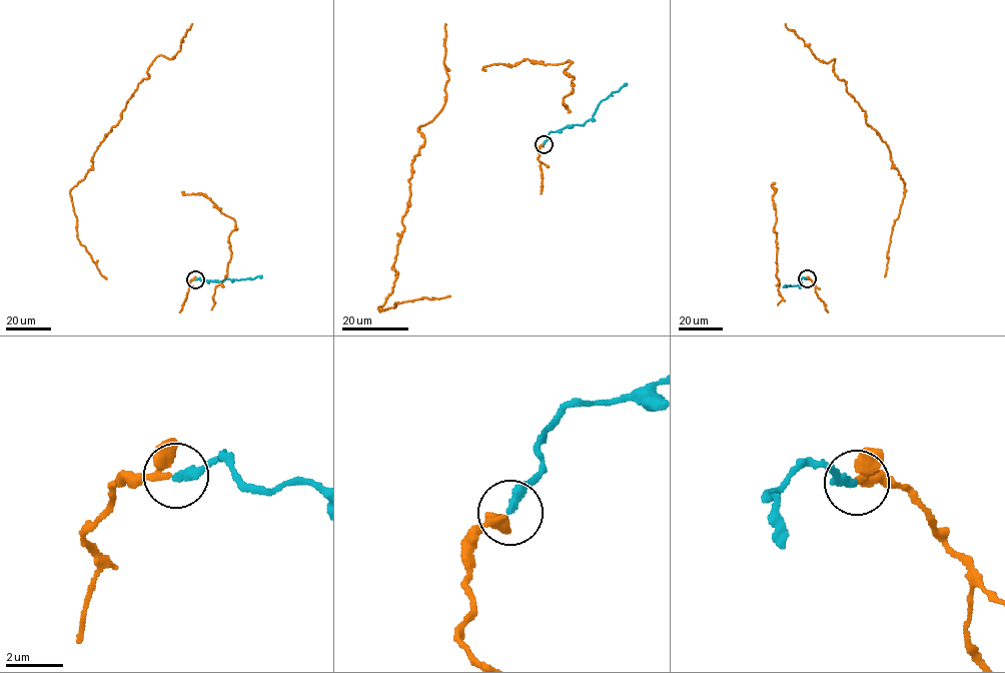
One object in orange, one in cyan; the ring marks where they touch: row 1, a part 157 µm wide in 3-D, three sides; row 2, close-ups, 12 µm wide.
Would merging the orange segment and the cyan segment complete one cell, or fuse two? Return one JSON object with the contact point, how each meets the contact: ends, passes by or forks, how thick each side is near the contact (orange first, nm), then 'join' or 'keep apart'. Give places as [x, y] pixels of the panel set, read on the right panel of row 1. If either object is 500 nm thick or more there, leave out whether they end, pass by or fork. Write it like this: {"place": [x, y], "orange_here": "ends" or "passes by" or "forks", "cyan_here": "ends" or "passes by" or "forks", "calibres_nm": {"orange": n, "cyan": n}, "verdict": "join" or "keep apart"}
{"place": [807, 278], "orange_here": "passes by", "cyan_here": "ends", "calibres_nm": {"orange": 320, "cyan": 340}, "verdict": "join"}

